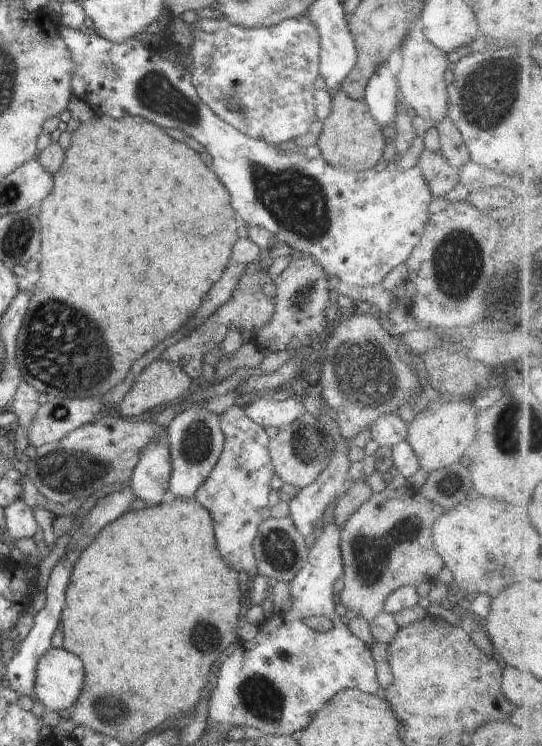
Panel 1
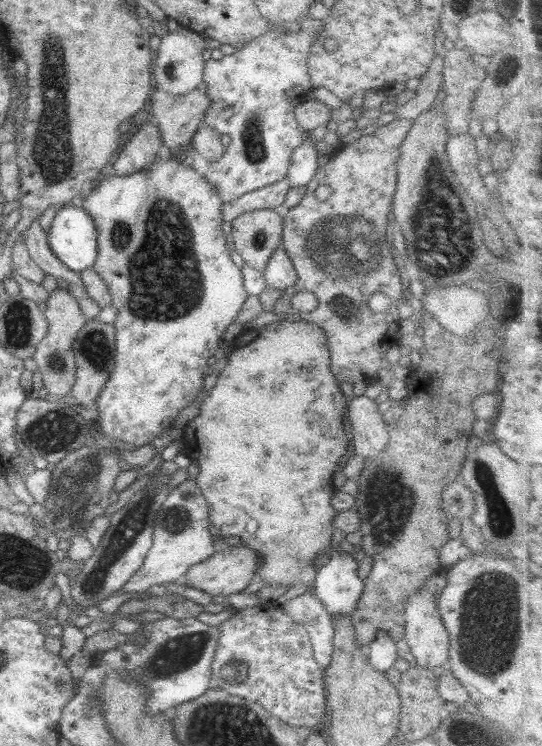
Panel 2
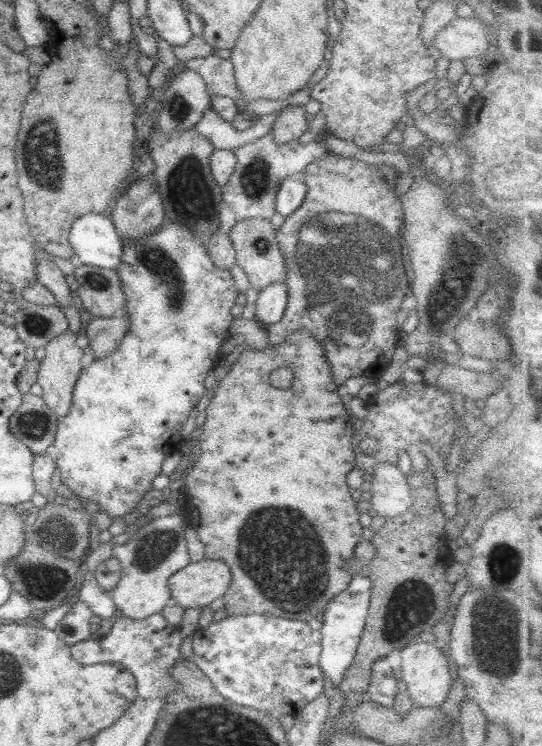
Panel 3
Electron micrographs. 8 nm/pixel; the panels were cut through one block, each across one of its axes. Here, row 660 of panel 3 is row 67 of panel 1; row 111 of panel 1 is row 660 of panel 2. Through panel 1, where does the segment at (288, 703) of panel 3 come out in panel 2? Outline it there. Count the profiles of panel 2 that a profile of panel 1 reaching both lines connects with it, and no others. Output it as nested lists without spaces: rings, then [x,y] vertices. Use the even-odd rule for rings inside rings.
[[[267,604],[235,610],[234,615],[222,622],[218,647],[212,659],[210,689],[222,688],[232,696],[258,702],[272,716],[293,727],[319,729],[327,712],[324,671],[313,657],[310,635],[304,625],[296,622],[282,609]]]

